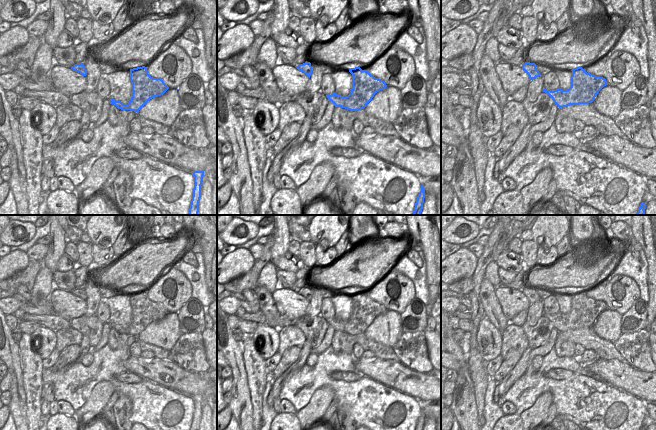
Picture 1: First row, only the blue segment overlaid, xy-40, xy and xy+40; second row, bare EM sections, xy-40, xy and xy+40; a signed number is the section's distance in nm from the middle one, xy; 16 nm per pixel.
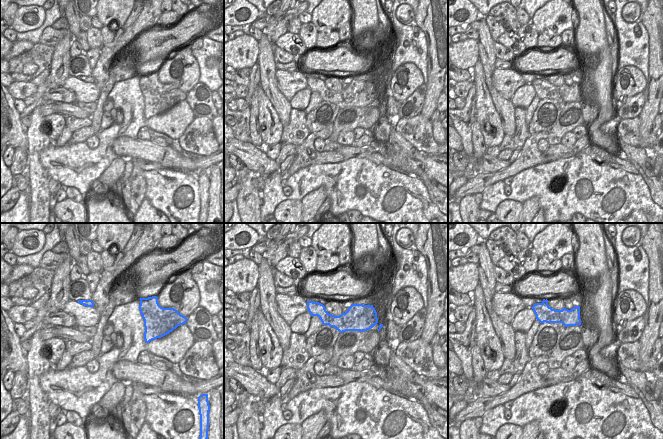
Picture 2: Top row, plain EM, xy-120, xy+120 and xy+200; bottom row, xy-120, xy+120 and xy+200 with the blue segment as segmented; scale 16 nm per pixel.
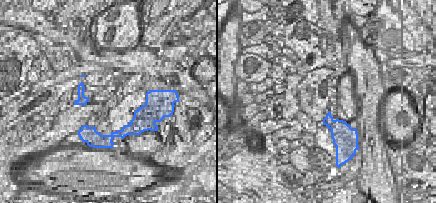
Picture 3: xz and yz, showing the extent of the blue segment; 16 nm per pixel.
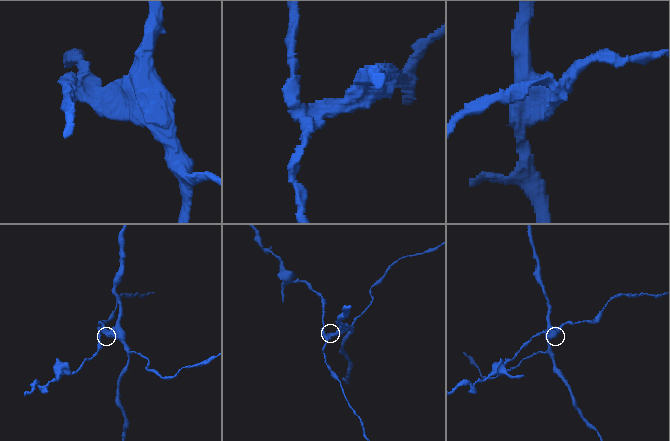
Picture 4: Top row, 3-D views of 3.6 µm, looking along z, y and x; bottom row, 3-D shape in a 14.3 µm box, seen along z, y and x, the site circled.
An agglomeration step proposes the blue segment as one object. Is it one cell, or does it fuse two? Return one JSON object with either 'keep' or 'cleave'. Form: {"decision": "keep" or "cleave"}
{"decision": "cleave"}

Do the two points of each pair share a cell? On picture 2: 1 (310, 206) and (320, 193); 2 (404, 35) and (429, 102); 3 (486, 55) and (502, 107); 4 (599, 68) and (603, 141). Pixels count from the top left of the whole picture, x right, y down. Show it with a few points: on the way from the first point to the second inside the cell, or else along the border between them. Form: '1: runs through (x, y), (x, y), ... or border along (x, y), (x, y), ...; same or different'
1: runs through (311, 203), (317, 196); same
2: border along (426, 40), (426, 84); different
3: runs through (488, 68), (488, 81), (495, 94); same
4: runs through (599, 86), (602, 118), (597, 123); same

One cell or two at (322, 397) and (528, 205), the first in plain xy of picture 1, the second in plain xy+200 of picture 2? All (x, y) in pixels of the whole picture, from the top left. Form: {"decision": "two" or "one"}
{"decision": "one"}

